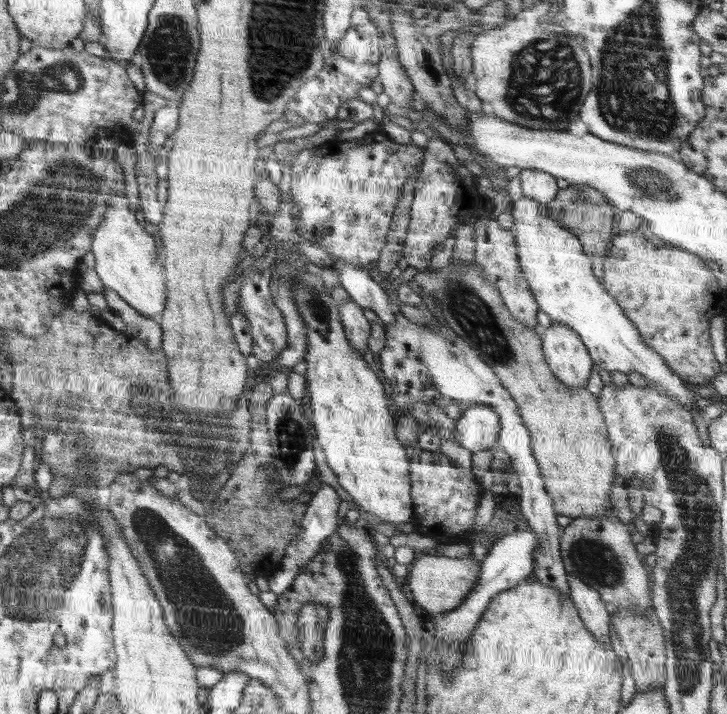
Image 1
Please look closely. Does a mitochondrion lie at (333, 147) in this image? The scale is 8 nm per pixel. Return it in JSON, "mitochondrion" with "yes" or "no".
{"mitochondrion":"no"}

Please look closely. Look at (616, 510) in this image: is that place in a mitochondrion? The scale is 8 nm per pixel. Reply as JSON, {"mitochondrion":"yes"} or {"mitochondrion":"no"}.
{"mitochondrion":"no"}

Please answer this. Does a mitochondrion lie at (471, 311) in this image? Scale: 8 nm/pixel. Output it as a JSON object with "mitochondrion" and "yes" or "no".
{"mitochondrion":"yes"}

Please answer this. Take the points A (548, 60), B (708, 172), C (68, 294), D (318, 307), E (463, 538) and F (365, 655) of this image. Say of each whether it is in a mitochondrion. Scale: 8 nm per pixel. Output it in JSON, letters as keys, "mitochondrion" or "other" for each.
{"A":"mitochondrion","B":"other","C":"other","D":"mitochondrion","E":"other","F":"mitochondrion"}

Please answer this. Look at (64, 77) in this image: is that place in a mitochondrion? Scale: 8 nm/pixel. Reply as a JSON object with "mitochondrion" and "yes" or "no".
{"mitochondrion":"yes"}

